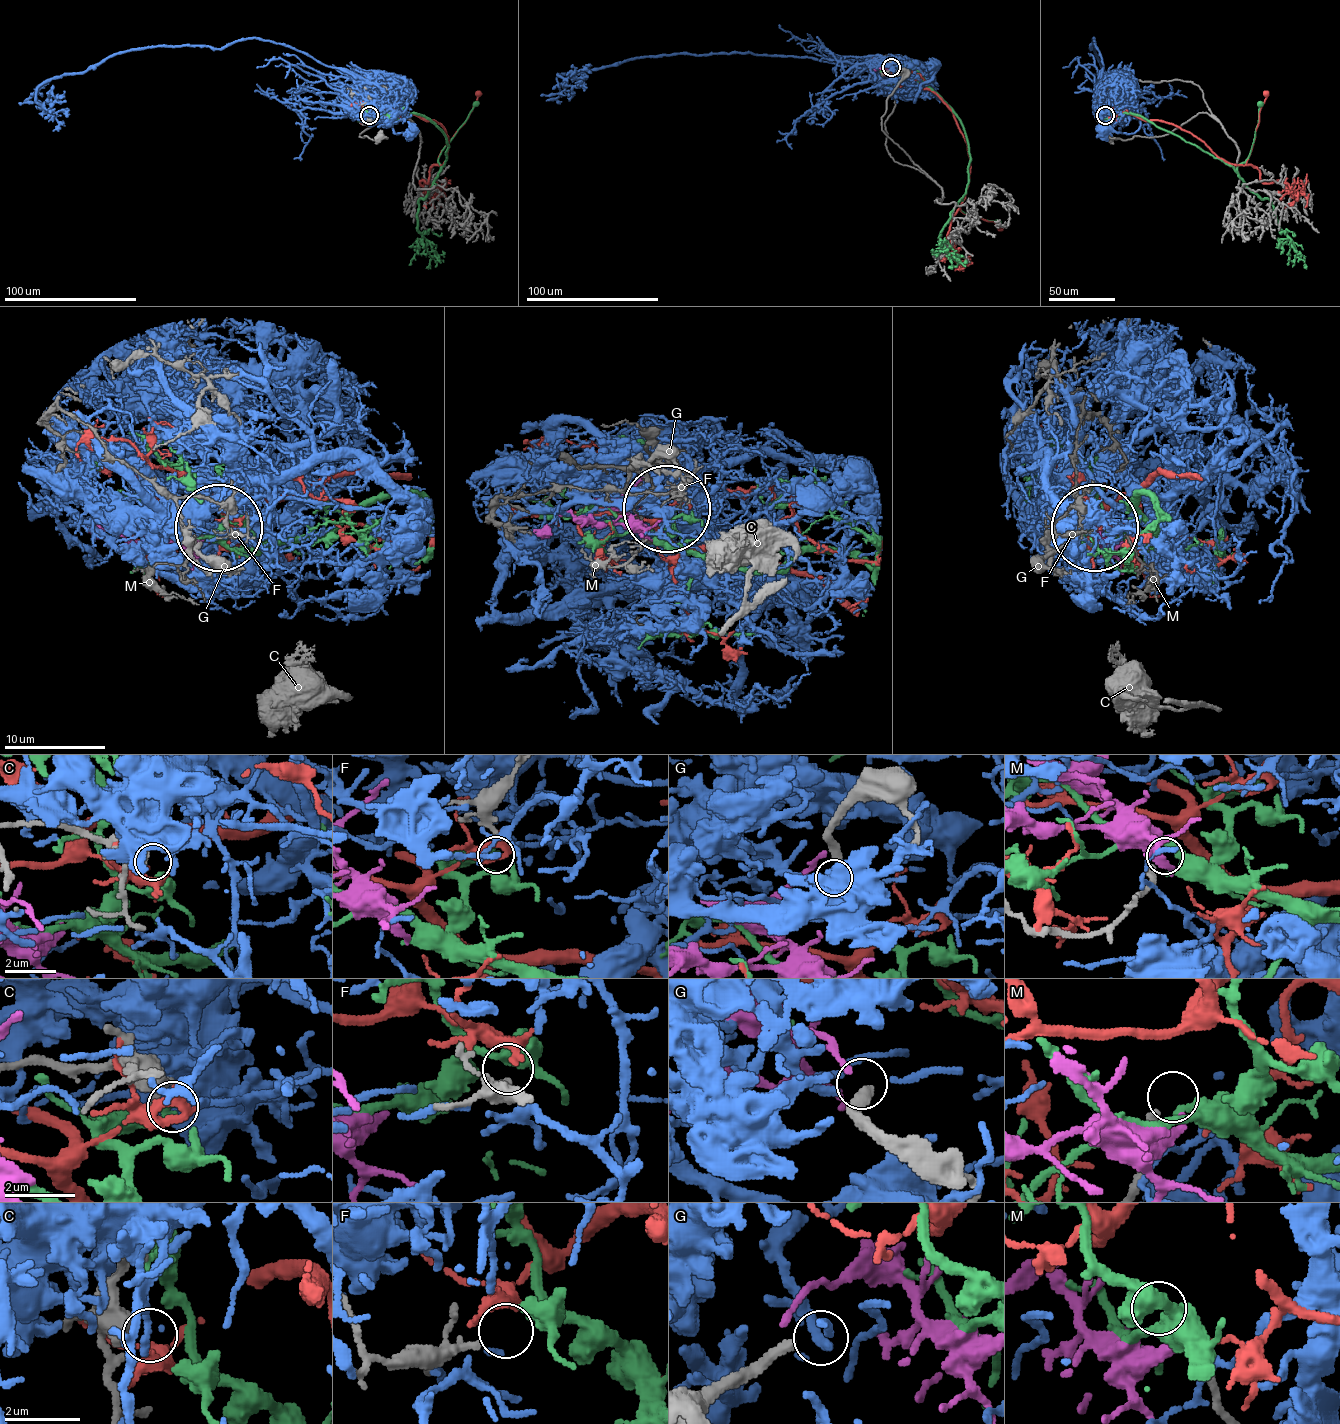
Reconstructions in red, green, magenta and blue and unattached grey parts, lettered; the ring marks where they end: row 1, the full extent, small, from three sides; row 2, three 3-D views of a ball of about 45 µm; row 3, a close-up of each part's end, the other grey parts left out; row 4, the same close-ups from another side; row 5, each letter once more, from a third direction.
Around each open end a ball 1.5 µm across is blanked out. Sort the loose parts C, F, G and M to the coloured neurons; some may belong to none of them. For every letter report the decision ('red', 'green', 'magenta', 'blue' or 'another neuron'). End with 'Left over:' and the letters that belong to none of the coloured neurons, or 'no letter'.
C: another neuron
F: green
G: another neuron
M: another neuron
Left over: C, G, M

